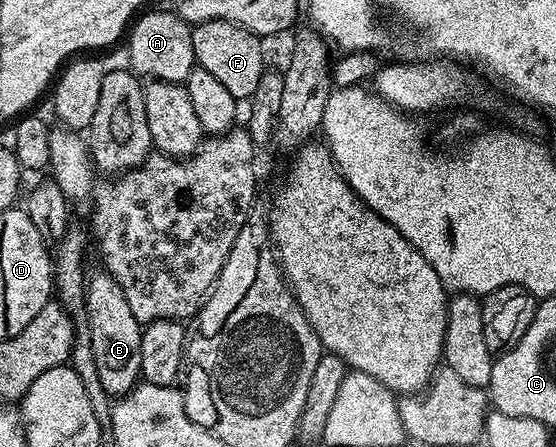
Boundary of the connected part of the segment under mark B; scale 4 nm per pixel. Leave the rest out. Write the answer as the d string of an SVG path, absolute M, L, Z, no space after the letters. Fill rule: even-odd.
M101 271L87 278L86 310L88 330L92 343L94 363L98 367L98 379L109 398L119 399L136 388L142 374L142 323L134 315L122 287L112 274Z

